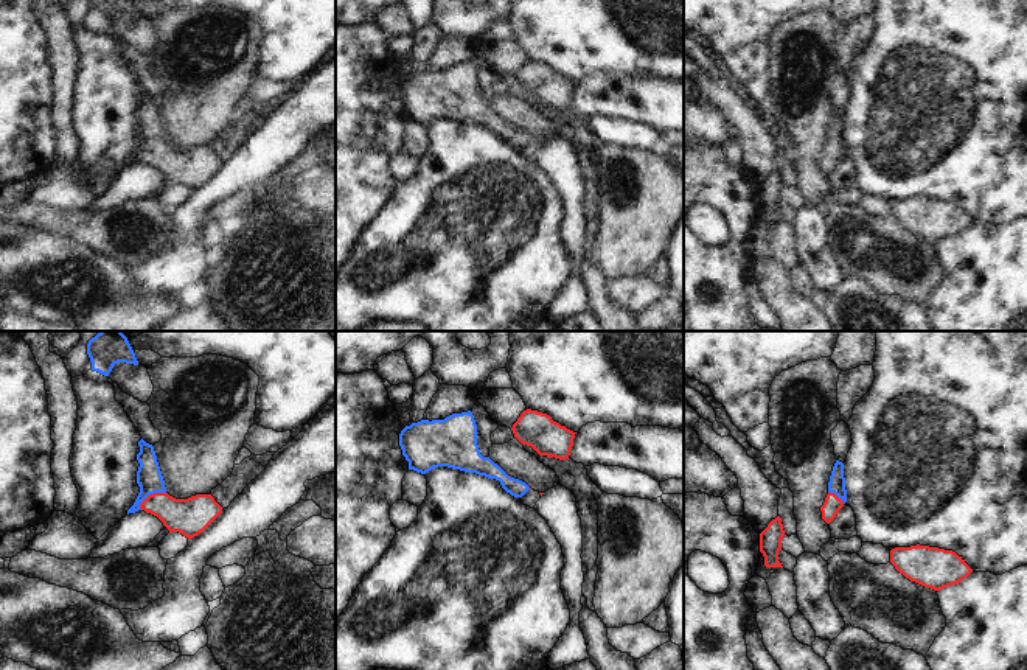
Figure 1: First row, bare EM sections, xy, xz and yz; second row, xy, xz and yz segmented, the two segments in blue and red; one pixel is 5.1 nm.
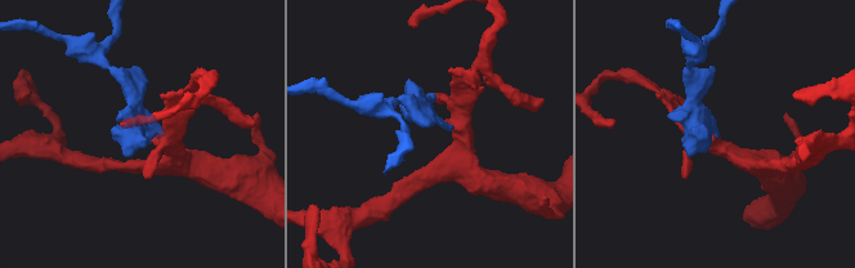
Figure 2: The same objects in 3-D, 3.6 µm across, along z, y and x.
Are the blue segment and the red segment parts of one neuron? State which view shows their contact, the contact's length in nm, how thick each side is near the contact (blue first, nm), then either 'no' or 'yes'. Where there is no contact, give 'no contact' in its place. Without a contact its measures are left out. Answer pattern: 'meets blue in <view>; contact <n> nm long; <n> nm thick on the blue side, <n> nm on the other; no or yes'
meets blue in xy; contact 170 nm long; 140 nm thick on the blue side, 190 nm on the other; yes

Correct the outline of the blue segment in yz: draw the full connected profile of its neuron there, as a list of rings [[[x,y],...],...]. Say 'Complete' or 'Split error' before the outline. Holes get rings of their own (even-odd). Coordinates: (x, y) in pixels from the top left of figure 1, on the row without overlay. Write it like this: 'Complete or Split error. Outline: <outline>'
Split error. Outline: [[[836,112],[828,134],[828,146],[825,149],[823,157],[820,159],[822,171],[827,176],[830,176],[845,154],[847,154],[847,141],[844,129],[844,115]]]

